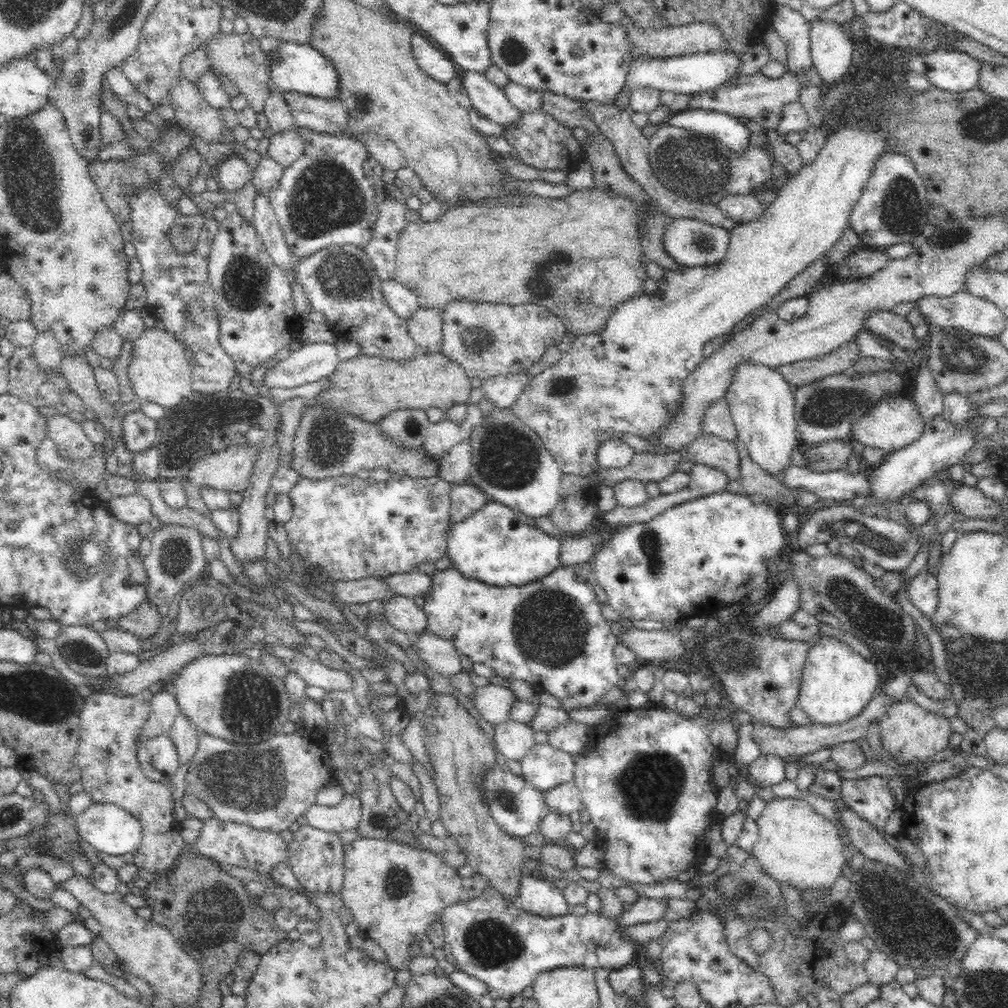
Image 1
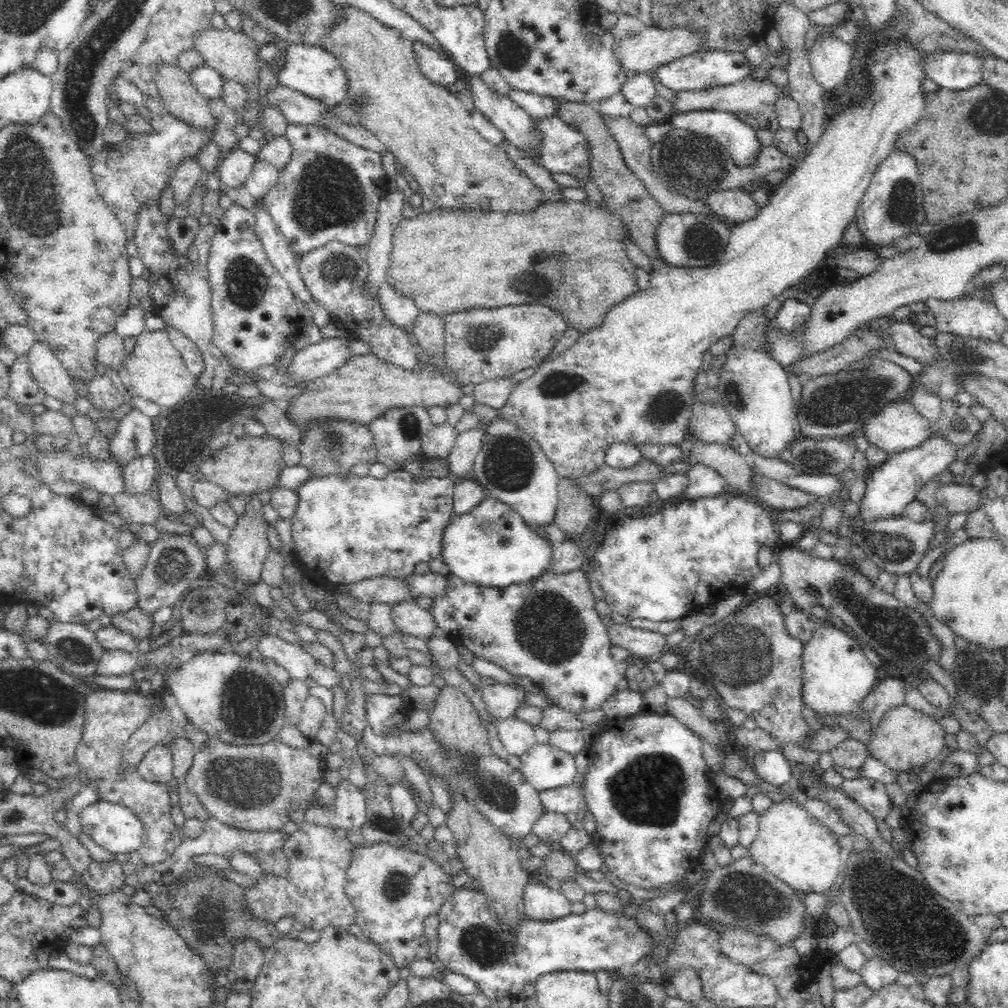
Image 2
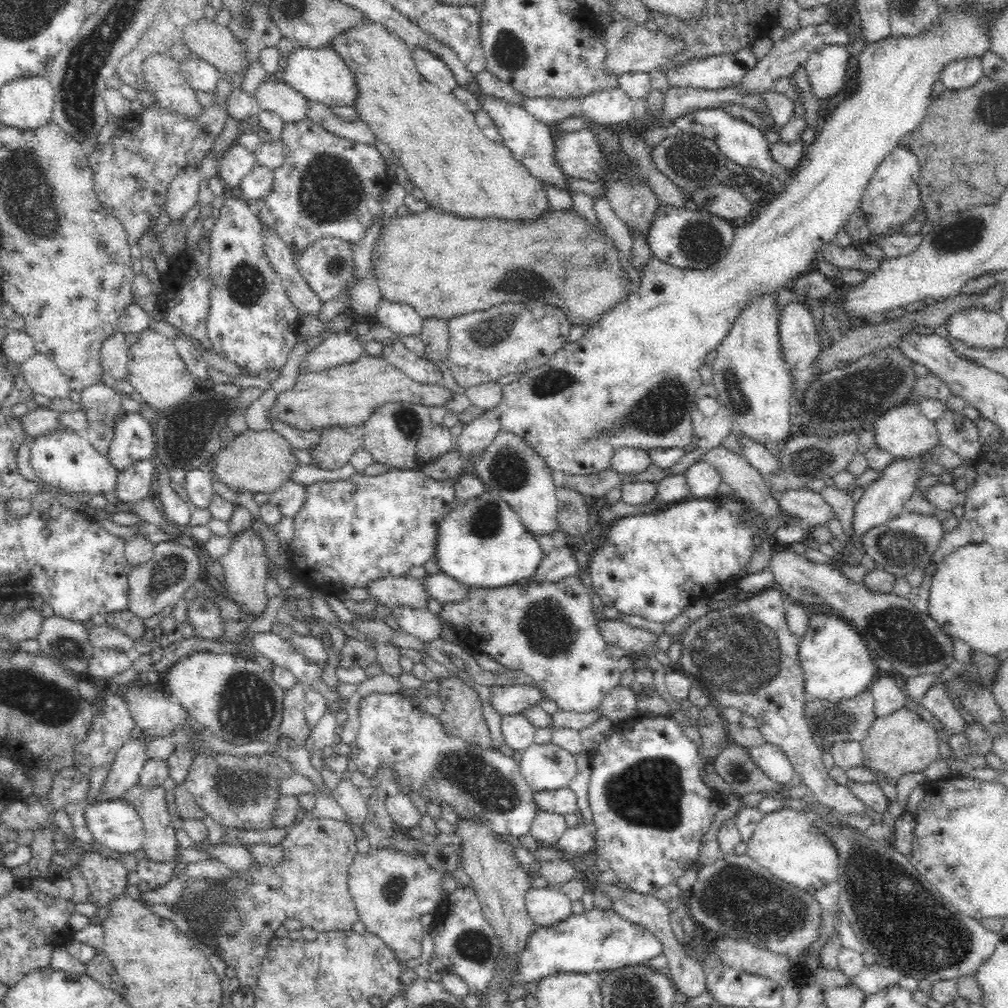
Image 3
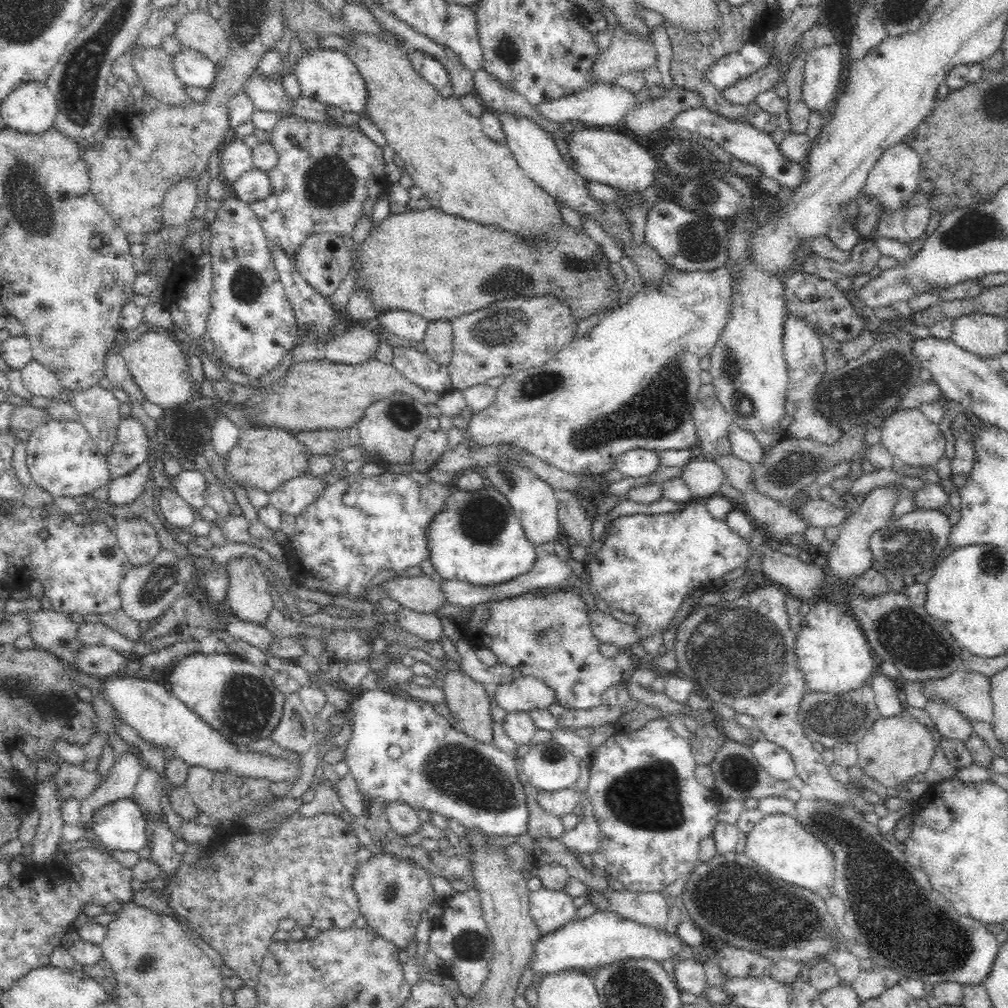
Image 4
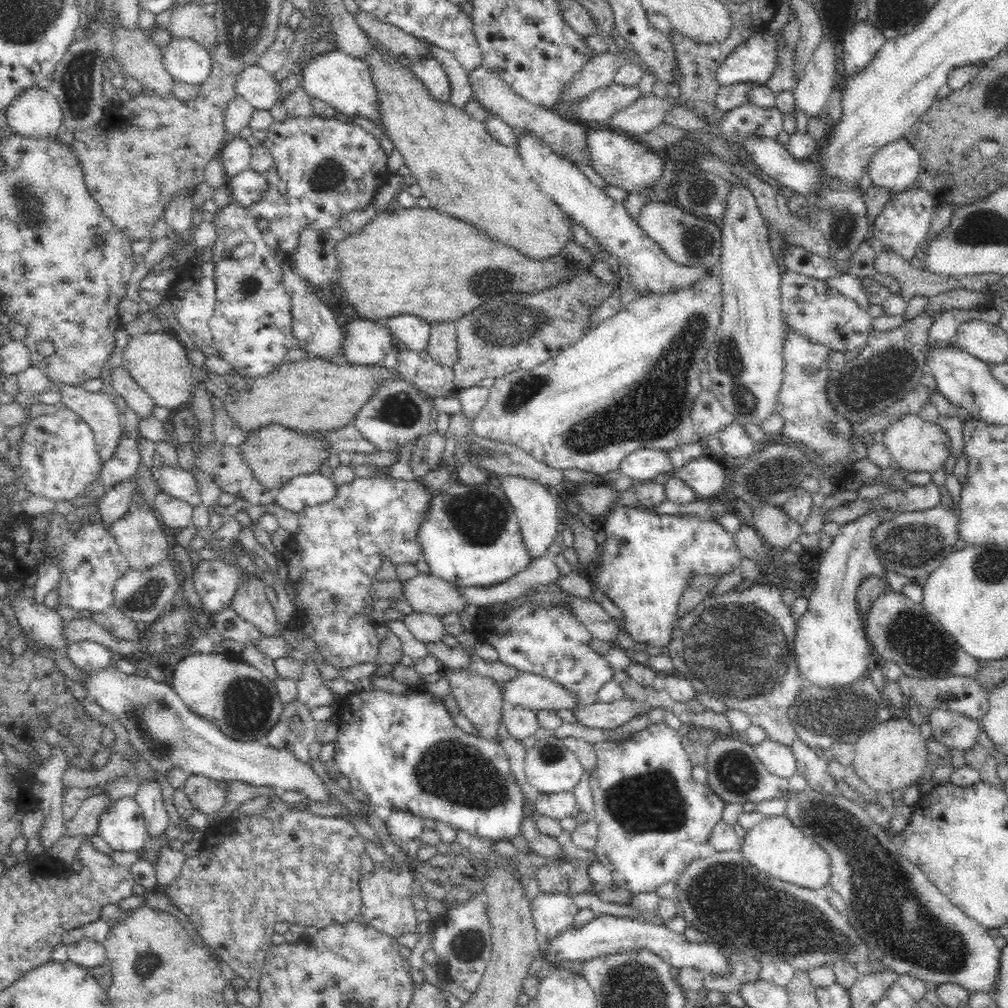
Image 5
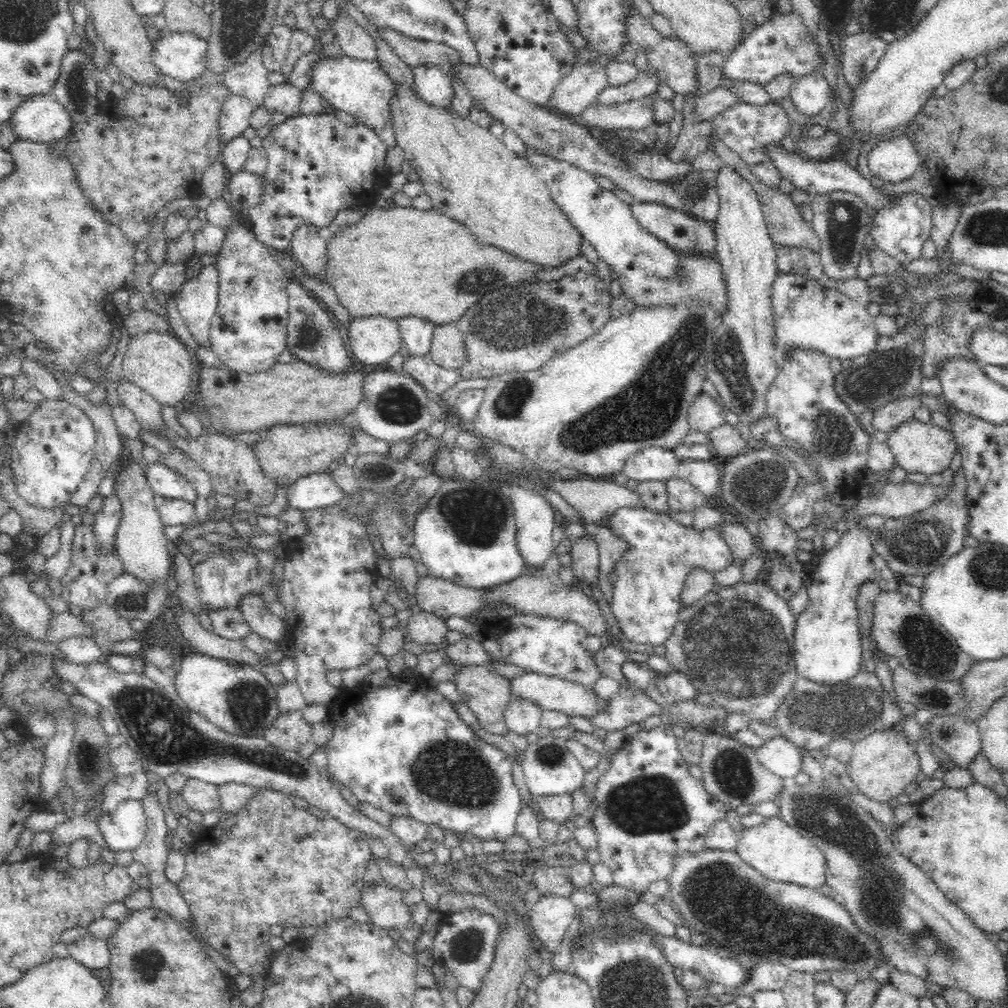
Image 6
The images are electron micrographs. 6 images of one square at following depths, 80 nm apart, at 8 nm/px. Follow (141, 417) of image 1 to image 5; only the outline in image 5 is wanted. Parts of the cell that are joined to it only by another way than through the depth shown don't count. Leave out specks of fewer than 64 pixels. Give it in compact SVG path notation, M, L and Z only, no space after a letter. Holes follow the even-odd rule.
M124 429L117 448L108 460L102 462L102 470L99 482L105 490L112 488L114 484L135 476L140 464L140 451L138 449L137 436L124 433Z

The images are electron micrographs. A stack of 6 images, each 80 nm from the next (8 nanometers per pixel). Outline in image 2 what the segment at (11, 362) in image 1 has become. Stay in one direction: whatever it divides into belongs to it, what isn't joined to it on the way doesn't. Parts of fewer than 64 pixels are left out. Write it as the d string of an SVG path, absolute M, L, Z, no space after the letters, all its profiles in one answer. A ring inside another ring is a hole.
M28 353L17 357L10 372L10 386L8 388L7 397L16 404L30 405L43 404L43 400L49 396L44 389L35 382L29 371L30 363L28 363Z

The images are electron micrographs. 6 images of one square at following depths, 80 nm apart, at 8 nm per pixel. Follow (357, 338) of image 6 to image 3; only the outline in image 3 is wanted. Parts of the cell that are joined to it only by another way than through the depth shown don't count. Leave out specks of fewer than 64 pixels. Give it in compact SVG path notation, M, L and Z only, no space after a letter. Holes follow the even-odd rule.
M335 334L326 338L312 351L308 351L301 362L300 370L323 371L330 367L359 360L364 354L364 341L350 334Z

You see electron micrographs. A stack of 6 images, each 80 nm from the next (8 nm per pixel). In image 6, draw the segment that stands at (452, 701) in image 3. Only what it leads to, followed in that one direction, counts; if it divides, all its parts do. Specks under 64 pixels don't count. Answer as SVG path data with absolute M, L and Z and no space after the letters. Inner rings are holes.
M468 665L459 667L452 682L461 696L460 701L468 706L481 728L492 734L506 734L508 727L506 727L504 712L512 699L510 680L487 670L486 667Z

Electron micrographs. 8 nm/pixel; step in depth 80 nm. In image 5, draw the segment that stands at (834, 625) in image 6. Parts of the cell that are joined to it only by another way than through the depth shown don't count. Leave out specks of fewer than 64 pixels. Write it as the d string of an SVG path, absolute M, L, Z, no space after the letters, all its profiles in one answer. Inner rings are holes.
M872 506L860 518L841 525L840 532L832 538L832 544L826 550L821 551L820 568L818 568L818 576L816 576L818 582L814 582L814 590L812 590L812 596L809 597L808 610L797 620L794 649L800 674L804 677L805 682L816 687L842 688L853 685L857 680L868 675L872 662L871 652L861 613L856 608L856 594L858 585L866 577L875 574L884 580L886 569L881 566L871 545L873 530L882 522L880 520L882 510L883 508L879 506Z

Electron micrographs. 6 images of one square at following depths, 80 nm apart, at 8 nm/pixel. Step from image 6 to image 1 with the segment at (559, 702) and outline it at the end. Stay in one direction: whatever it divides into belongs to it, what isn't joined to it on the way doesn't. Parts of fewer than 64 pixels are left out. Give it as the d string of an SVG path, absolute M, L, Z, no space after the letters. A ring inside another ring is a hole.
M492 683L478 686L474 694L468 697L473 702L477 713L492 726L502 724L509 719L510 706L517 699L508 688Z

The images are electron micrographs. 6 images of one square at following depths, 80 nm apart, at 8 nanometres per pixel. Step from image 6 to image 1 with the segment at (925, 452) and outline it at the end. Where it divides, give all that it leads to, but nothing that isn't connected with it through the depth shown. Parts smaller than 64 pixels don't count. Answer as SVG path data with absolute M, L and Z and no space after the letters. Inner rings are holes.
M895 395L884 396L880 402L870 406L870 411L852 424L849 440L856 440L865 447L881 448L889 453L914 442L924 431L924 424L925 420L912 400Z

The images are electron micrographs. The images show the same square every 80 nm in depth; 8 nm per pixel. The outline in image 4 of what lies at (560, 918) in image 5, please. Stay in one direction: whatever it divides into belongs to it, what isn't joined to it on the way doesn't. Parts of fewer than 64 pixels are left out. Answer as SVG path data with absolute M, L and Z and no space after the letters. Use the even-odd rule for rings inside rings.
M541 887L537 892L529 892L529 914L541 933L550 933L576 918L577 908L564 890L548 890Z

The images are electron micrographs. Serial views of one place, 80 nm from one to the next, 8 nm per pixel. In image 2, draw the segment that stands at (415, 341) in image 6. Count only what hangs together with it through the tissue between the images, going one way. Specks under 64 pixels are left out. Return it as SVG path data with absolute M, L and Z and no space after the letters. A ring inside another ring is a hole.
M386 282L379 287L377 294L382 309L386 311L384 312L386 319L410 332L417 317L421 314L416 303L408 295L402 294L402 291L396 291Z

